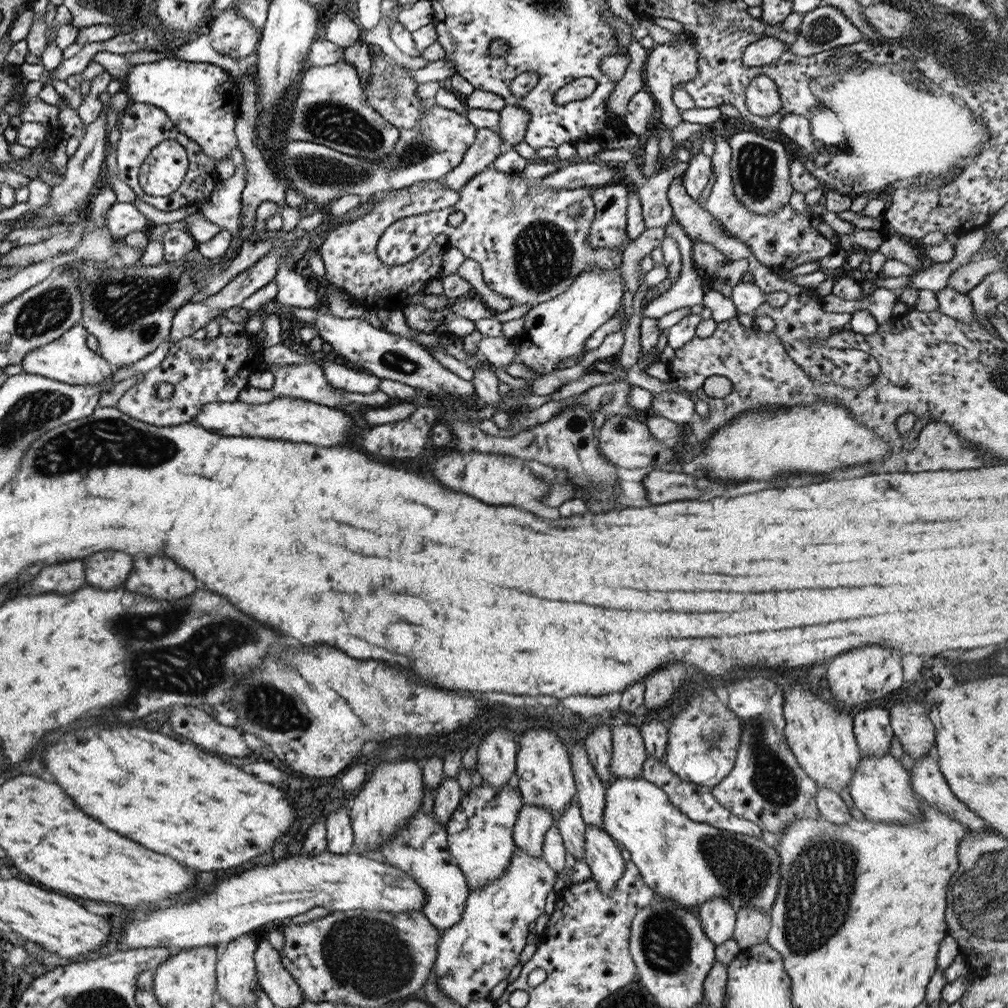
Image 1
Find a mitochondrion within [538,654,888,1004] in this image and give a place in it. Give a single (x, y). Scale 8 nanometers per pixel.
(821, 880)

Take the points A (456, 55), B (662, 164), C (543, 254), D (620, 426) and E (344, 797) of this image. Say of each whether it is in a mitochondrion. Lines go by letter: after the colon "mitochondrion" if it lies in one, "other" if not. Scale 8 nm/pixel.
A: other
B: other
C: mitochondrion
D: mitochondrion
E: other

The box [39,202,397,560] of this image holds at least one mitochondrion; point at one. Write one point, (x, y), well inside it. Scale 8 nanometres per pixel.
(125, 302)

